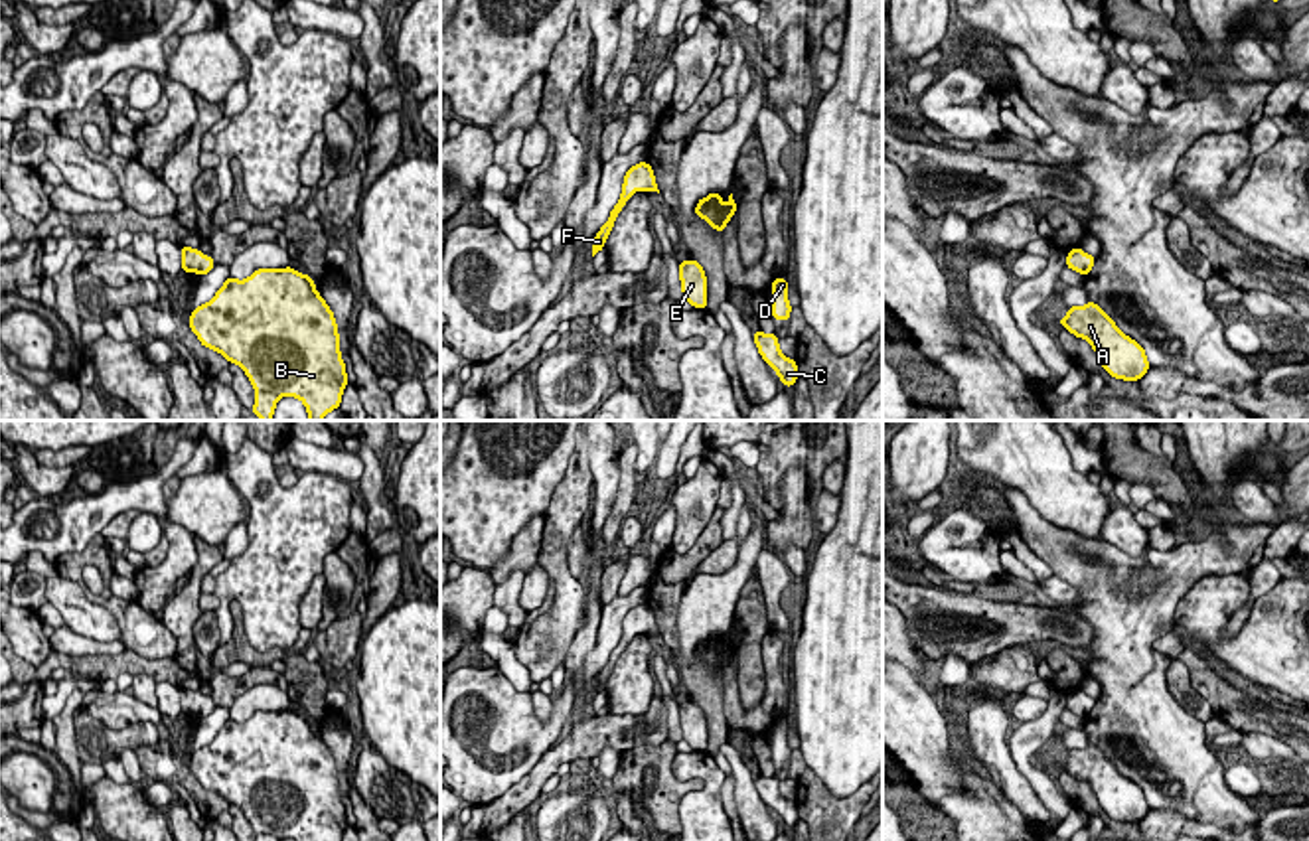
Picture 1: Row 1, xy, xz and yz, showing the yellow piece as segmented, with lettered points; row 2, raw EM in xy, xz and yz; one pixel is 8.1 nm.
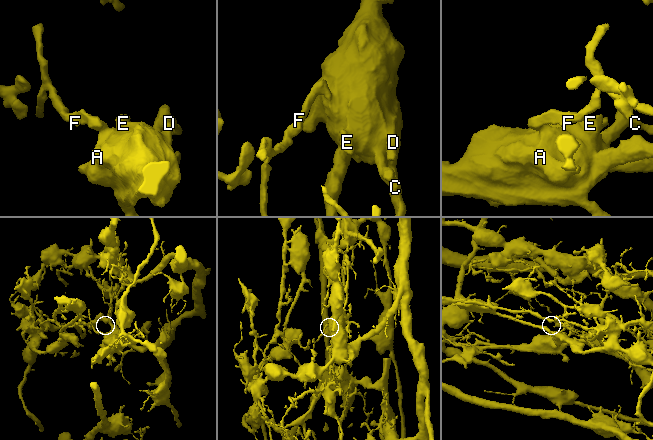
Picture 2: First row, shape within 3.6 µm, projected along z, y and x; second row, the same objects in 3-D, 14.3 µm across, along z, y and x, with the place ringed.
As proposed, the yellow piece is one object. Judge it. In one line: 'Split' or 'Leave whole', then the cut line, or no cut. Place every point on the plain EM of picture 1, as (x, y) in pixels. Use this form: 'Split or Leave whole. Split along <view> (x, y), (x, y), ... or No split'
Leave whole. No split

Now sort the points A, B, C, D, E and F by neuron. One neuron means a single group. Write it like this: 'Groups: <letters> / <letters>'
Groups: A B C D E F

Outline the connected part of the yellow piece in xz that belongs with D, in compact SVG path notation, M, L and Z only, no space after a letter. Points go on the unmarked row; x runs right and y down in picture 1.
M776 721L772 726L772 760L790 762L792 748L788 744L788 725L786 721Z

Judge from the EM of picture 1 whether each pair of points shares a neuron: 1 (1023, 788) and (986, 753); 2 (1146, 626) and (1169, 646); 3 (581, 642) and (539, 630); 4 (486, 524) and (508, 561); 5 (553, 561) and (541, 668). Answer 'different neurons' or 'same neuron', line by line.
1: same neuron
2: different neurons
3: different neurons
4: different neurons
5: same neuron

